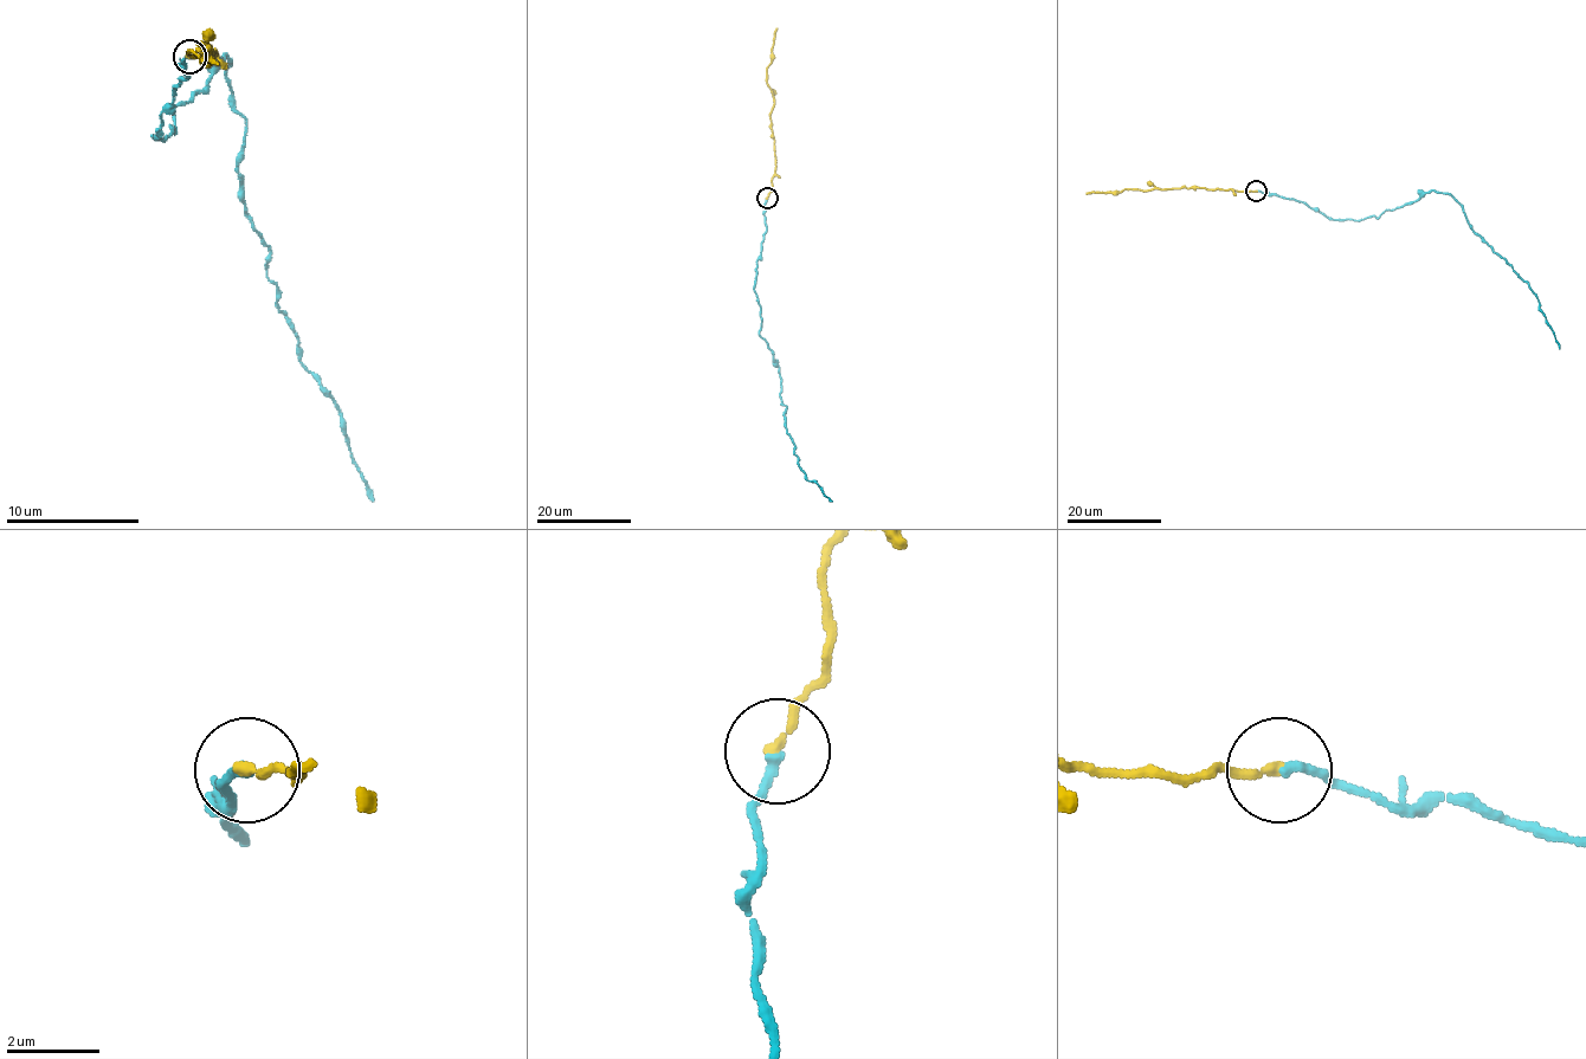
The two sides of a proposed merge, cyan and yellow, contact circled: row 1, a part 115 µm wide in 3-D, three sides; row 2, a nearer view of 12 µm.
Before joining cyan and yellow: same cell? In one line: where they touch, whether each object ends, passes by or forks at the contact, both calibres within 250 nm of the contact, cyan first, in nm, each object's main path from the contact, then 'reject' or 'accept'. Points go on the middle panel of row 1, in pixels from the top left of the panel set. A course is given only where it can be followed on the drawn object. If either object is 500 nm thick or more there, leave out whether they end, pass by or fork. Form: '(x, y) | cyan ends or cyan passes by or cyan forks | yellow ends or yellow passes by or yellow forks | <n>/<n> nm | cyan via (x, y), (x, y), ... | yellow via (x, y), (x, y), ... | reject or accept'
(767, 198) | cyan ends | yellow ends | 200/220 nm | cyan via (767, 199), (754, 290), (760, 335), (779, 367), (785, 426), (798, 466), (831, 501) | yellow via (767, 199), (777, 166), (771, 118), (774, 96), (767, 83), (767, 68), (772, 62), (778, 28) | accept

